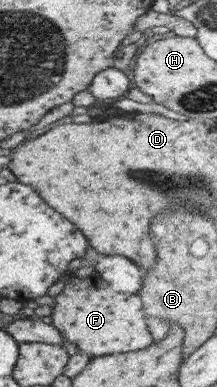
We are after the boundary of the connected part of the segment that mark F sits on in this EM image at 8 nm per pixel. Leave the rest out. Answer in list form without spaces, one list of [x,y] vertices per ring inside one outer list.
[[[74,280],[52,297],[51,326],[90,357],[143,350],[153,343],[145,324],[141,300],[131,294],[119,294],[111,288],[89,286],[90,280]]]

